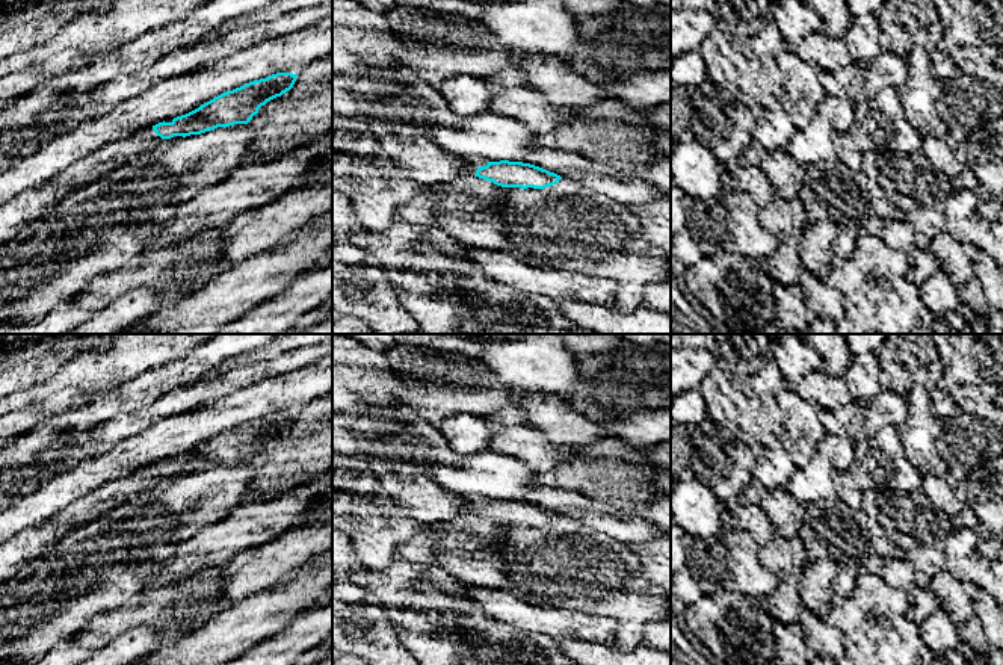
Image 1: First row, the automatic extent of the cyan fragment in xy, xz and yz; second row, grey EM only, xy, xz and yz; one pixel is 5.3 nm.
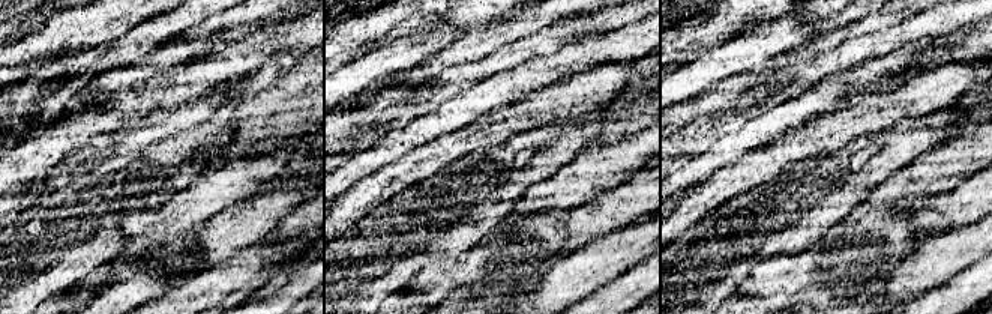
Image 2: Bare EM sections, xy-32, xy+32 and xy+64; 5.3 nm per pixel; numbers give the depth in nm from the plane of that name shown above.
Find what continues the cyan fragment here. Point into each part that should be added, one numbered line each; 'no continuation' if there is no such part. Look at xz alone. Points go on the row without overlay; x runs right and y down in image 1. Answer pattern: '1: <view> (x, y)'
1: xz (470, 504)

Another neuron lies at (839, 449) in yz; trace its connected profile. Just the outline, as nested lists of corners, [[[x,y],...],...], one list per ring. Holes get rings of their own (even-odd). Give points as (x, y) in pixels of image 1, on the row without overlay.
[[[826,434],[817,444],[817,453],[828,456],[835,472],[849,472],[855,459],[855,444],[846,435]]]

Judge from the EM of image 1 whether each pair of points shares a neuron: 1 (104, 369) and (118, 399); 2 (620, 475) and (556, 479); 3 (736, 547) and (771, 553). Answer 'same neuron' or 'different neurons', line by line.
1: different neurons
2: same neuron
3: different neurons

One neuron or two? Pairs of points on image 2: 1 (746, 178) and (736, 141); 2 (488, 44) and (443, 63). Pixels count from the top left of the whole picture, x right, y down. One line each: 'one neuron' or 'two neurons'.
1: two neurons
2: one neuron

